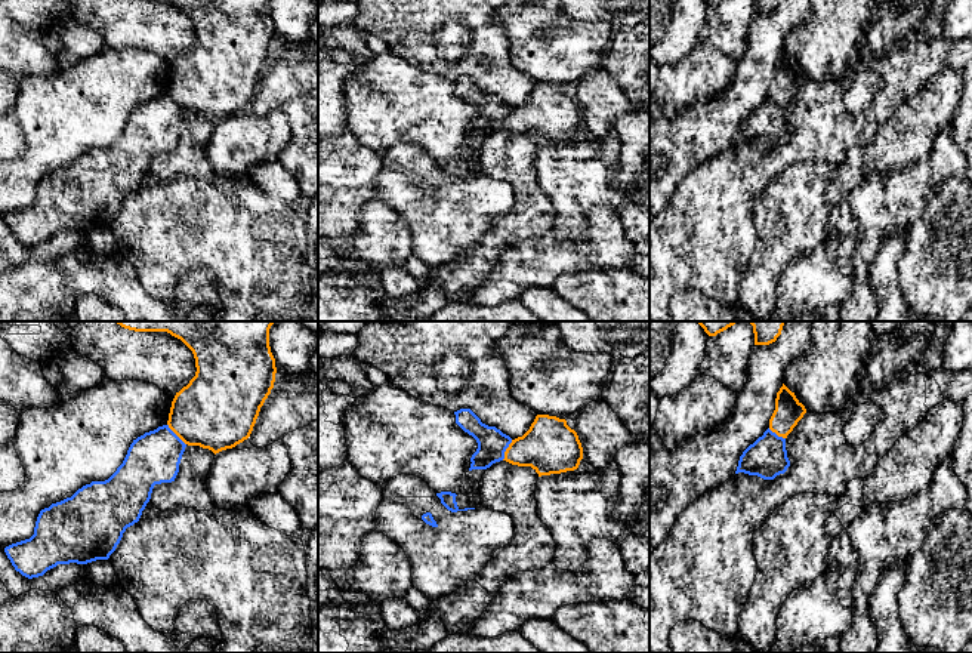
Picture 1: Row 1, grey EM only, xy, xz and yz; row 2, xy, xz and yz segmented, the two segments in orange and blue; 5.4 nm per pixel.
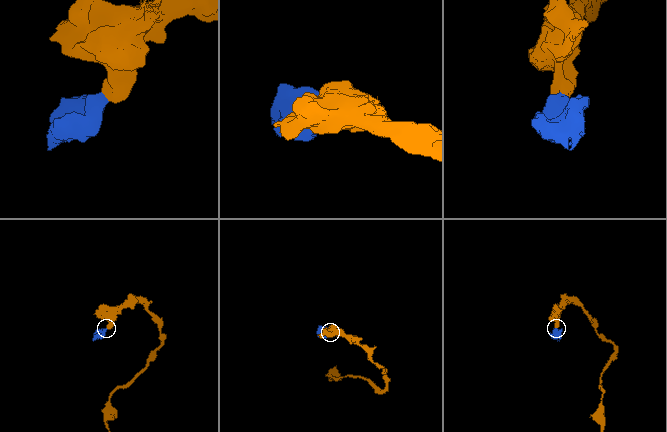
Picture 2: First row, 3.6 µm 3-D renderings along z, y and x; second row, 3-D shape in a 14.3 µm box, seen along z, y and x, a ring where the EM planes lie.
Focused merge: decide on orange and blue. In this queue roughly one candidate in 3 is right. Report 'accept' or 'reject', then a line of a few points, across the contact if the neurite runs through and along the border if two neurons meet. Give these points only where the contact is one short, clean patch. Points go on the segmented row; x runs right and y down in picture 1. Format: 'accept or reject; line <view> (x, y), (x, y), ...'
reject; line xy (167, 424), (185, 444)

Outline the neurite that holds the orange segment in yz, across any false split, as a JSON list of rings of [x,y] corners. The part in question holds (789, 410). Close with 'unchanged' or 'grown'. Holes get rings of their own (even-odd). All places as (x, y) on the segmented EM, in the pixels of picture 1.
[[[784,384],[777,392],[775,410],[769,419],[769,429],[778,437],[787,438],[797,422],[806,413],[805,406]]]; unchanged

